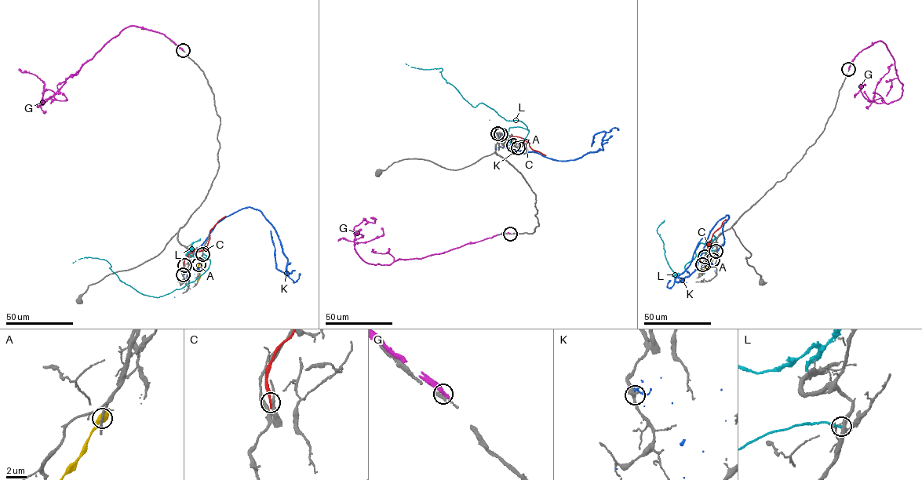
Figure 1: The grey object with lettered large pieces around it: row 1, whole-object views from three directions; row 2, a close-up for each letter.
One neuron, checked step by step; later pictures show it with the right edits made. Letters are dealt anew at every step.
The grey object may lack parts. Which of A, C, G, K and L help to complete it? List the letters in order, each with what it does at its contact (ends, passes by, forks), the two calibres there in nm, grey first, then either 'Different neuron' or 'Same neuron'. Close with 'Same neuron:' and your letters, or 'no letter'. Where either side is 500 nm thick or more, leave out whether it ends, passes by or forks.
A: Thickness 240 nm (grey) against 750 nm. Different neuron
C: It ends there. Thickness 260 nm (grey) against 240 nm. Different neuron
G: It ends there. Thickness 360 nm (grey) against 400 nm. Different neuron
K: It ends there. Thickness 260 nm (grey) against 170 nm. Different neuron
L: It ends there. Thickness 320 nm (grey) against 200 nm. Different neuron
Same neuron: no letter

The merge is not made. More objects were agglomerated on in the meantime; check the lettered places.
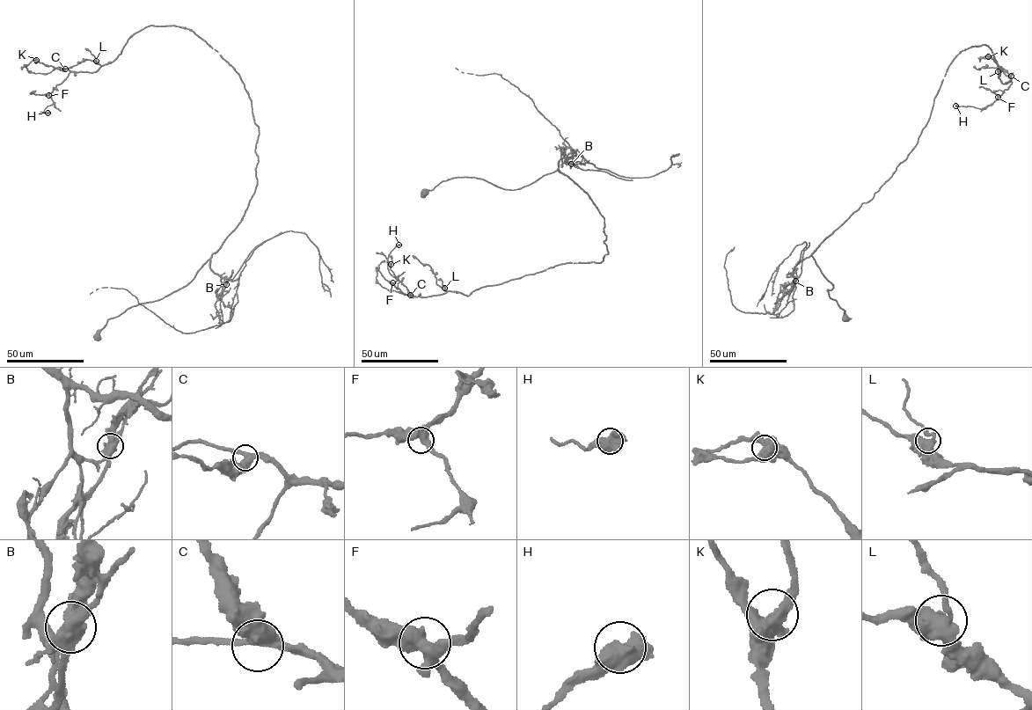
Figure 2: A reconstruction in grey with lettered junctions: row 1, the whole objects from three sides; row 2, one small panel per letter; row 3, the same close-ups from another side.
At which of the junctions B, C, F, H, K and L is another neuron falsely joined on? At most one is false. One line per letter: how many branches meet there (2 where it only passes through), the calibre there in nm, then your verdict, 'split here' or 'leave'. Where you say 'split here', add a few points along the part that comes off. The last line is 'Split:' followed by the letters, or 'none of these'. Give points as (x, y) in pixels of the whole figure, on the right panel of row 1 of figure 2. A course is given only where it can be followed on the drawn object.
B: branches 4; calibre 550 nm; split here; course (795, 281), (773, 313), (737, 310), (724, 267), (734, 247), (730, 250)
C: branches 3; calibre 380 nm; leave
F: branches 4; calibre 500 nm; leave
H: branches 3; calibre 550 nm; leave
K: branches 3; calibre 550 nm; leave
L: branches 3; calibre 440 nm; leave
Split: B

